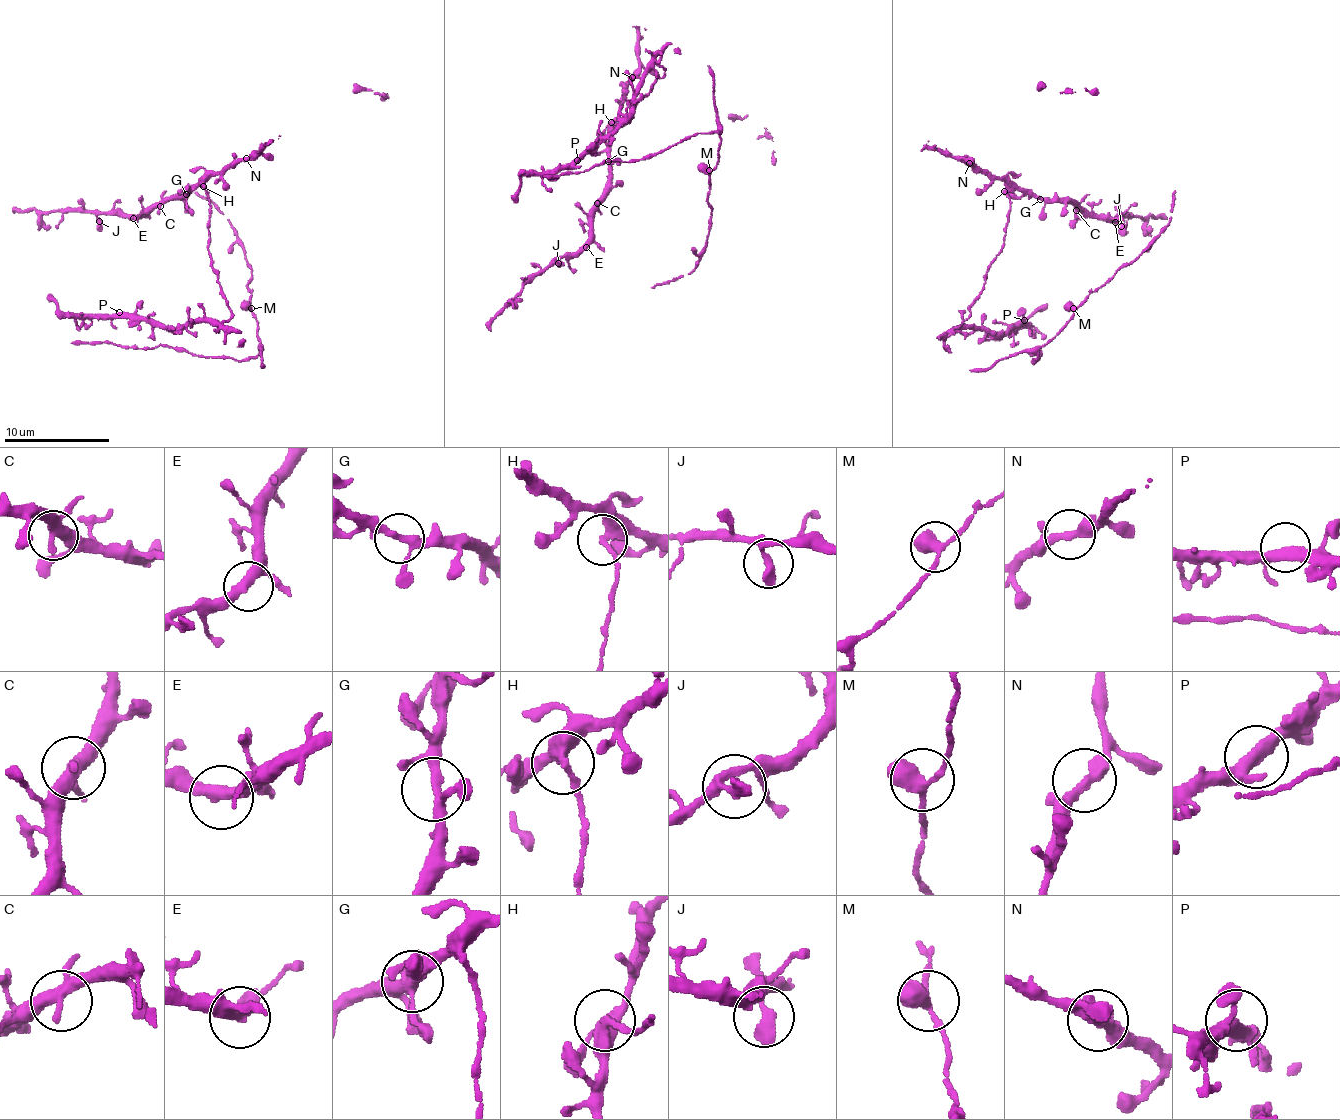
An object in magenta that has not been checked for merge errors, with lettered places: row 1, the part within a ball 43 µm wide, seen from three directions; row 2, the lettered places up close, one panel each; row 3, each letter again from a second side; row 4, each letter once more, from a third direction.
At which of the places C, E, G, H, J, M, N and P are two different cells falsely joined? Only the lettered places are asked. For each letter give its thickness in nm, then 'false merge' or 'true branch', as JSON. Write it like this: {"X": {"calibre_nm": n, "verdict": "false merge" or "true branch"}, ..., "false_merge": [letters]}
{"C": {"calibre_nm": 360, "verdict": "true branch"}, "E": {"calibre_nm": 320, "verdict": "true branch"}, "G": {"calibre_nm": 240, "verdict": "true branch"}, "H": {"calibre_nm": 360, "verdict": "false merge"}, "J": {"calibre_nm": 320, "verdict": "true branch"}, "M": {"calibre_nm": 440, "verdict": "true branch"}, "N": {"calibre_nm": 300, "verdict": "true branch"}, "P": {"calibre_nm": 360, "verdict": "true branch"}, "false_merge": ["H"]}

